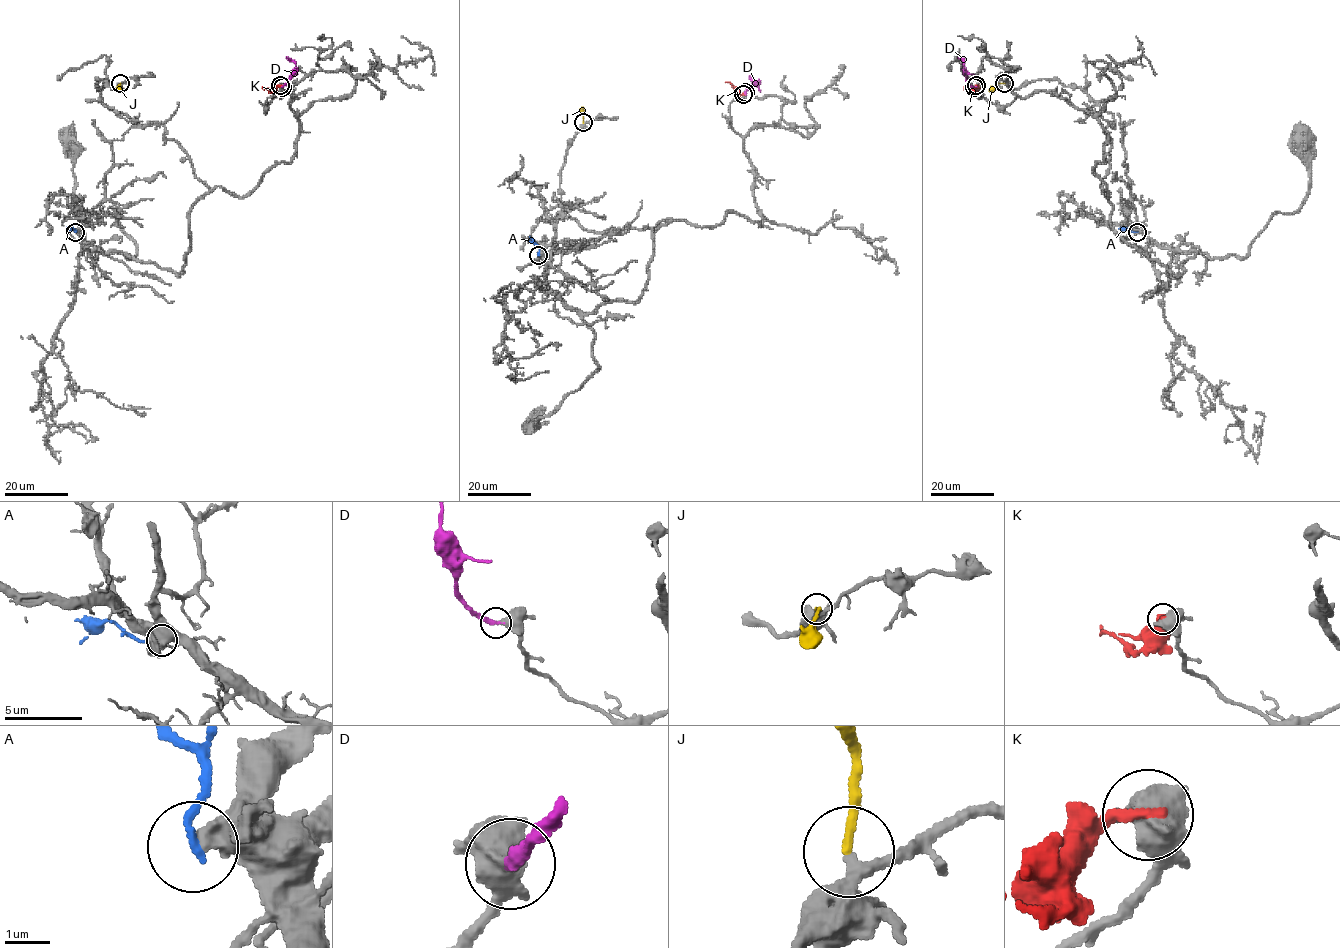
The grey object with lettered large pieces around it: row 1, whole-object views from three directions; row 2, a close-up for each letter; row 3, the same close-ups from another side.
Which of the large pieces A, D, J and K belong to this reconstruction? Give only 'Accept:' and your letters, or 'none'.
Accept: D, J

